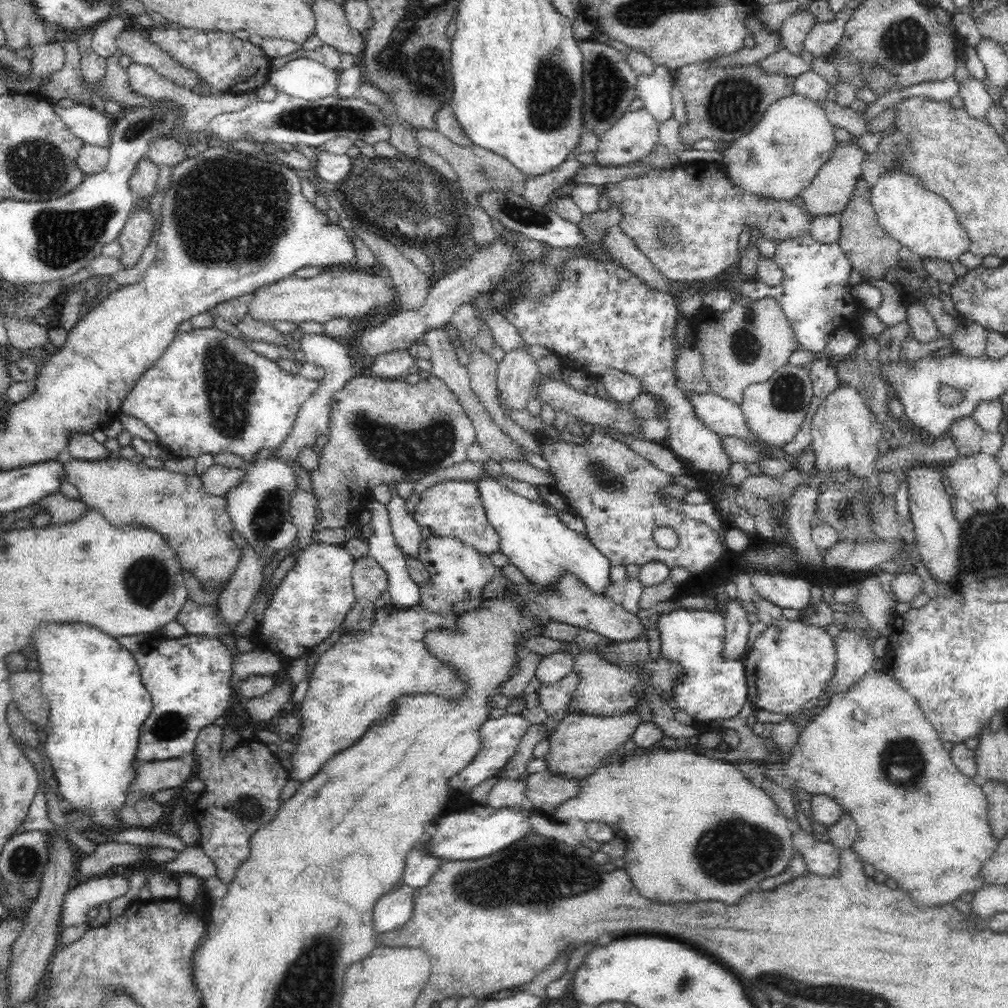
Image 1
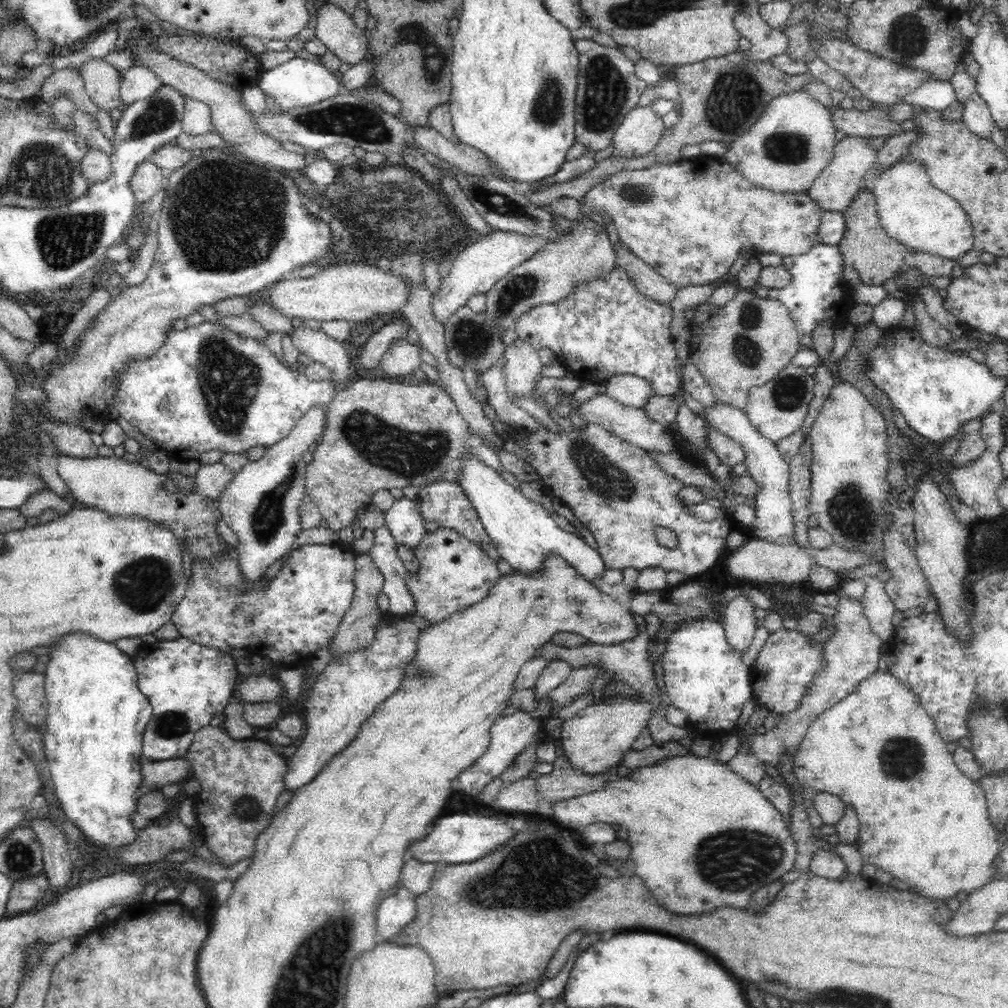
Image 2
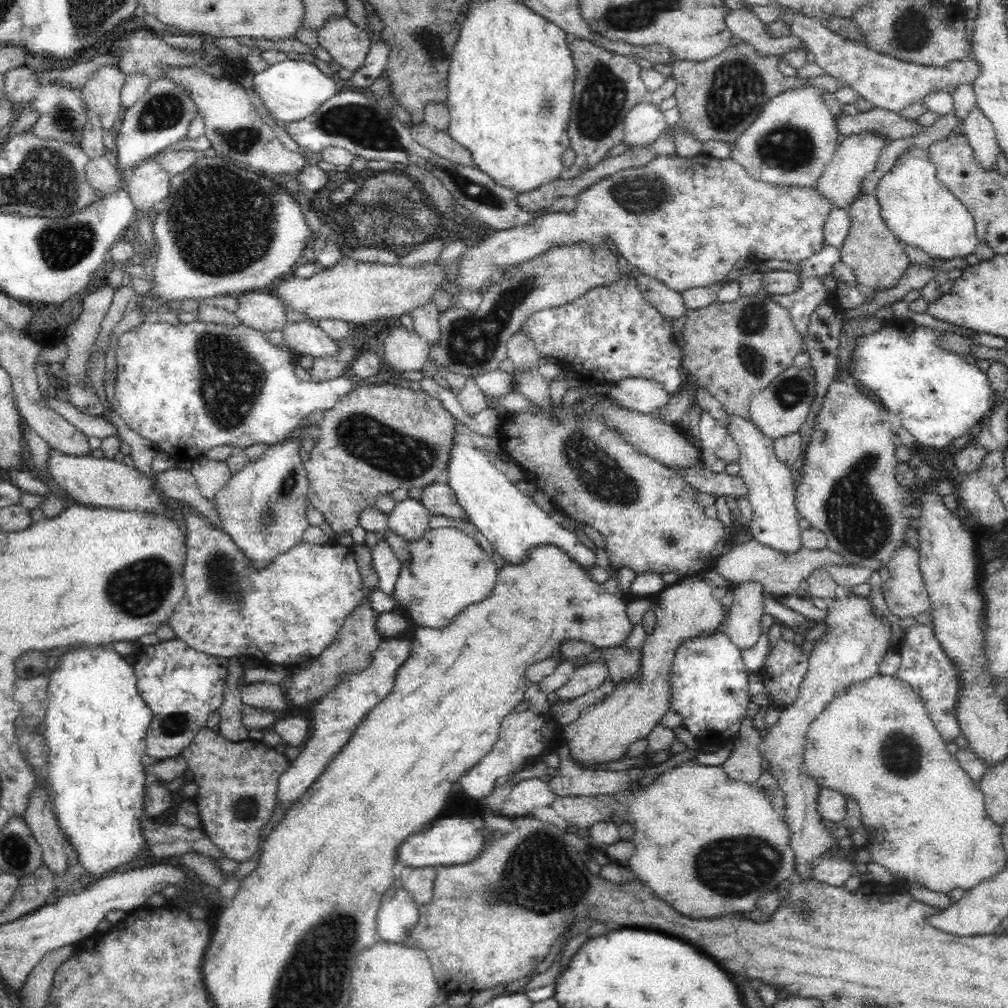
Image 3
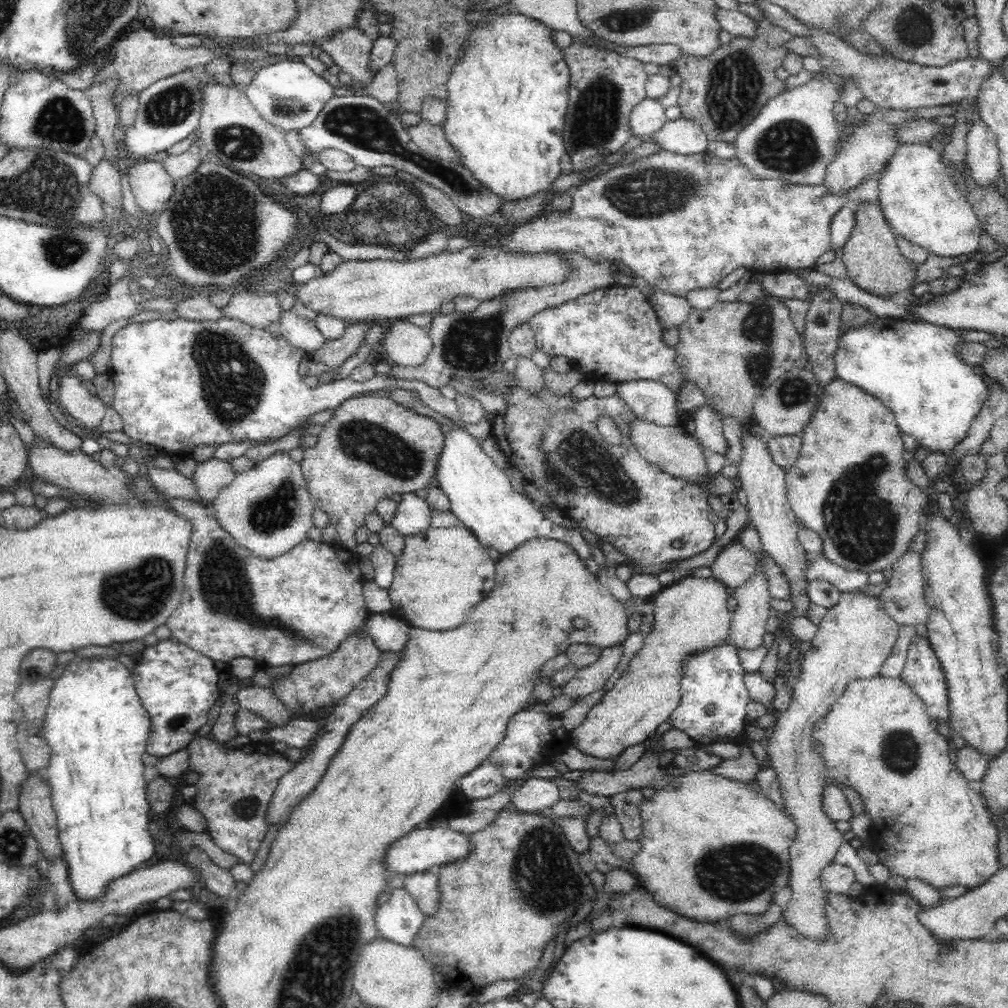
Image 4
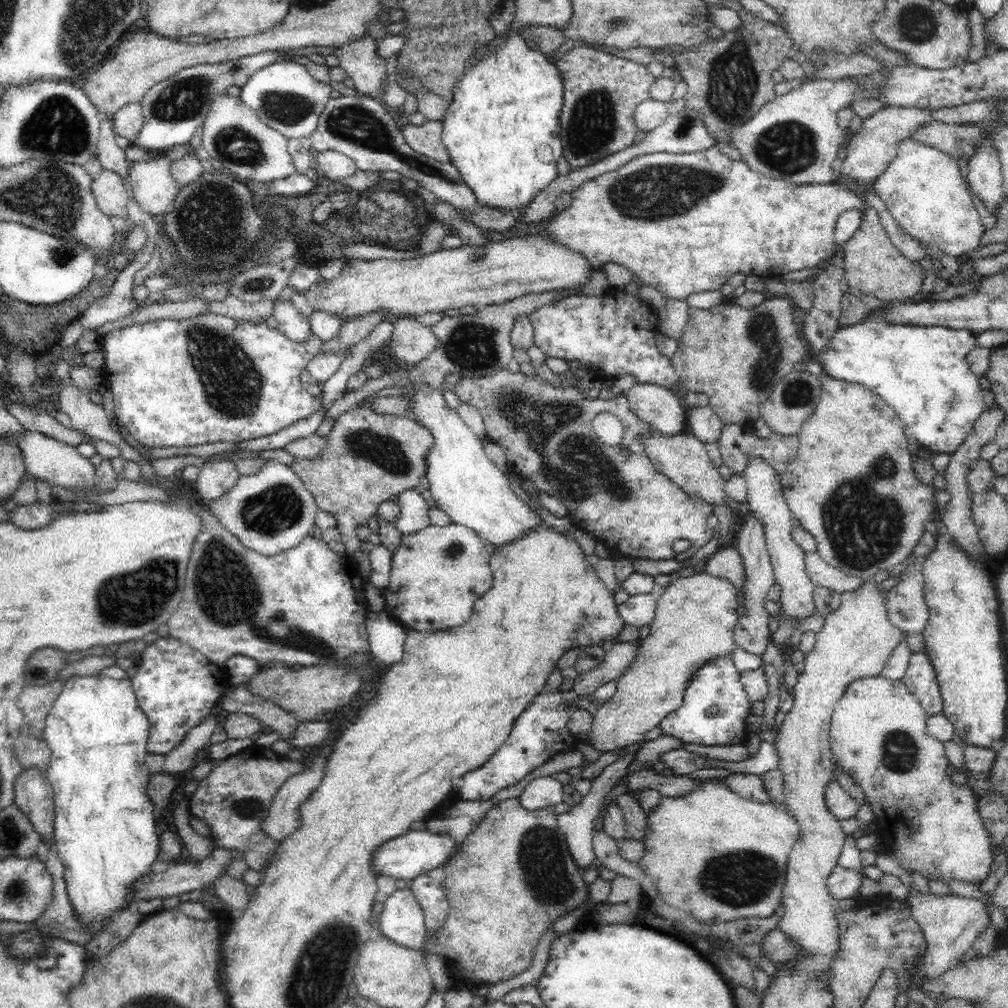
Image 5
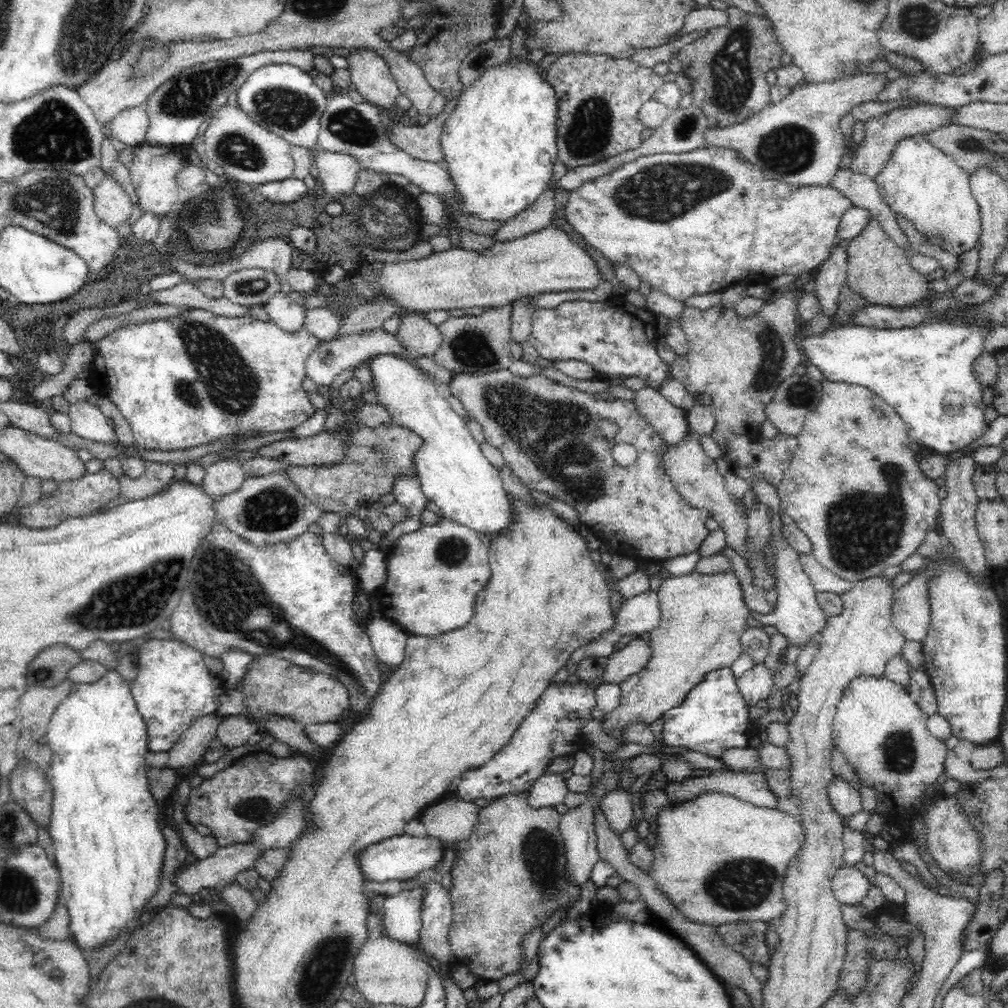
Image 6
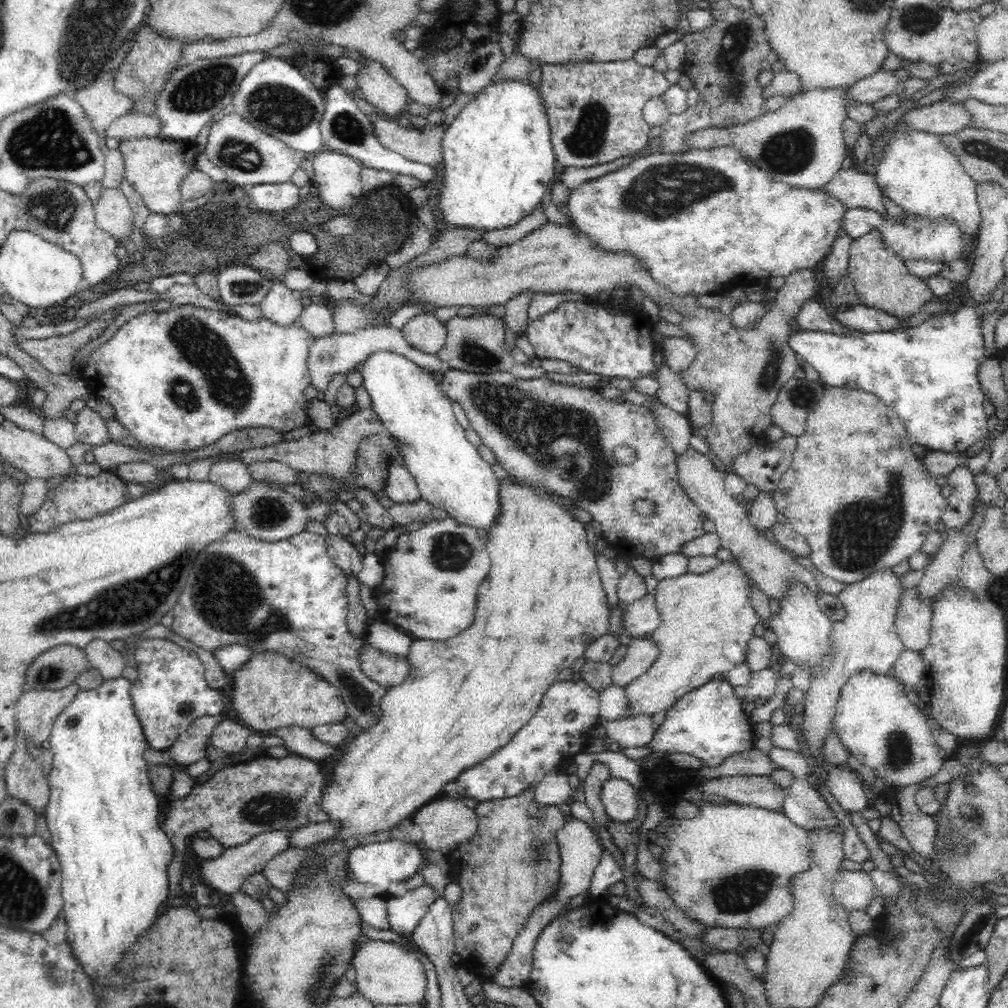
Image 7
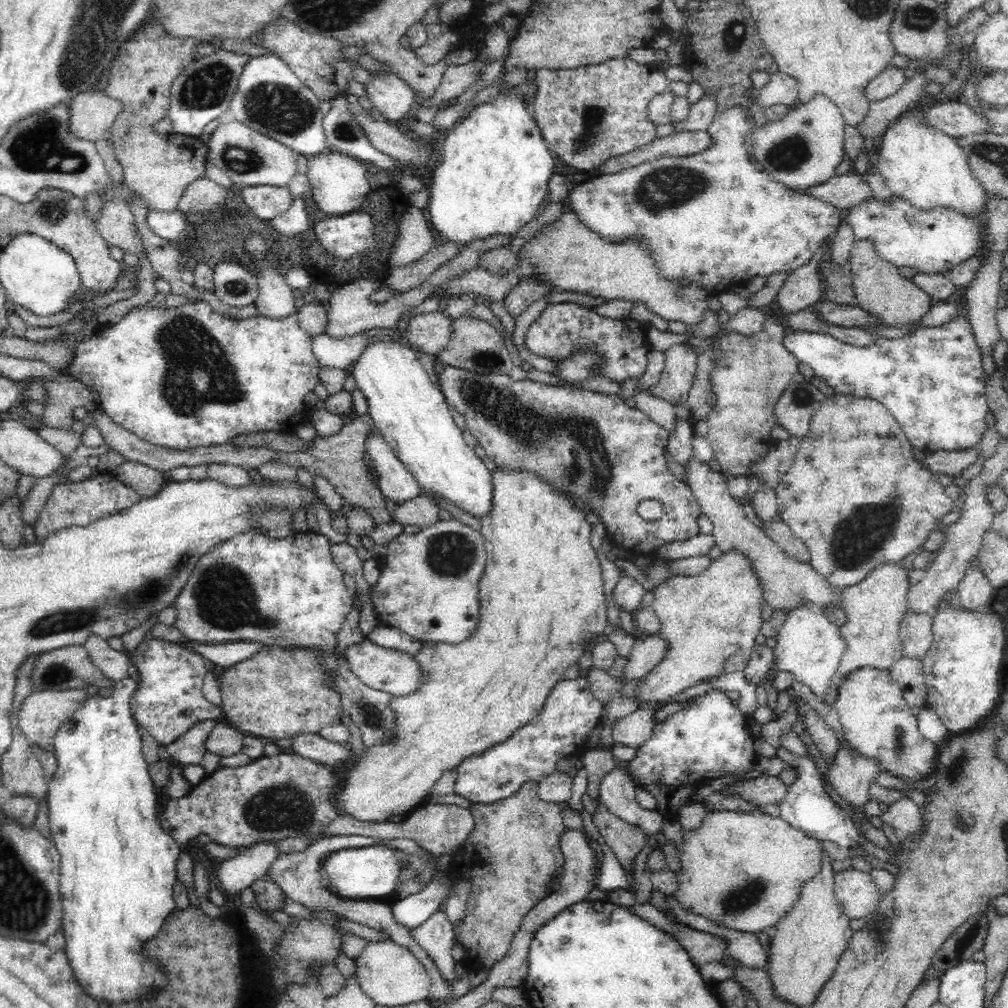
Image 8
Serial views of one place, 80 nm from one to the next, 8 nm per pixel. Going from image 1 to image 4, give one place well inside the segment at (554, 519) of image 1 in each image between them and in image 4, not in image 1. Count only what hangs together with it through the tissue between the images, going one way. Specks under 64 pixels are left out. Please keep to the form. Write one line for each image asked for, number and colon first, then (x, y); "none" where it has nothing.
2: (523, 532)
3: (513, 523)
4: (480, 495)

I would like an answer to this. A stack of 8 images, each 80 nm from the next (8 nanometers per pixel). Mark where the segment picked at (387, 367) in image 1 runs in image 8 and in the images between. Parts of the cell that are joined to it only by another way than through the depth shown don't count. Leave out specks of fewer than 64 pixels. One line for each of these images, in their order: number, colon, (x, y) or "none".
2: (403, 357)
3: (405, 350)
4: (405, 344)
5: (412, 342)
6: (420, 337)
7: (426, 333)
8: (430, 332)

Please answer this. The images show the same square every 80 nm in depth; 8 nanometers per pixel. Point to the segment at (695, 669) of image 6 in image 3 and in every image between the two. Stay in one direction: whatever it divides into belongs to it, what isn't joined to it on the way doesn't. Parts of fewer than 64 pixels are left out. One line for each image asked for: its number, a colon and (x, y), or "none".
3: (603, 732)
4: (692, 614)
5: (695, 618)

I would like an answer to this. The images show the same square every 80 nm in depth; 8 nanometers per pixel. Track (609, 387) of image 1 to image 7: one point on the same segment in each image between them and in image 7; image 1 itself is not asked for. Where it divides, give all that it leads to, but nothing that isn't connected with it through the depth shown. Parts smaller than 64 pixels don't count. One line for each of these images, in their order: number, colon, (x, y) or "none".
2: (629, 390)
3: (645, 396)
4: (651, 401)
5: (655, 405)
6: (671, 424)
7: (676, 427)

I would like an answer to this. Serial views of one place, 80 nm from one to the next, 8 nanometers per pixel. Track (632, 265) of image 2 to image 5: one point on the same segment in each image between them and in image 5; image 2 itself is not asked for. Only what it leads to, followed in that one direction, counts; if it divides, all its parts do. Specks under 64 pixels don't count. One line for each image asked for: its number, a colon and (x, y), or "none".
3: (669, 303)
4: (672, 311)
5: (671, 320)

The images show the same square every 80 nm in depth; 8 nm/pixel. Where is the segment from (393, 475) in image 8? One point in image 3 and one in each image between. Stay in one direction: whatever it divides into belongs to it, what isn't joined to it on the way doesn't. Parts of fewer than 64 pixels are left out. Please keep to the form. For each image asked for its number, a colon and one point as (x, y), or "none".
3: (448, 571)
4: (442, 572)
5: (436, 574)
6: (434, 573)
7: (400, 486)

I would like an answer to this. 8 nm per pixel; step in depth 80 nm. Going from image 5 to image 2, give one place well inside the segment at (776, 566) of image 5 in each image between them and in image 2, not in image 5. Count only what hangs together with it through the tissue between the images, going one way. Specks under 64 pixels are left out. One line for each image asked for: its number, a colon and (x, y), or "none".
2: (774, 522)
3: (774, 523)
4: (762, 480)

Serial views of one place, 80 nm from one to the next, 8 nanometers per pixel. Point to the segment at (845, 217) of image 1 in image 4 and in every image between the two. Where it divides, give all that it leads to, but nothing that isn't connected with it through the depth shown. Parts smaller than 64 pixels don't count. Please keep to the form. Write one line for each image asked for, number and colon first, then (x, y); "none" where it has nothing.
2: (877, 258)
3: (877, 258)
4: (873, 261)

